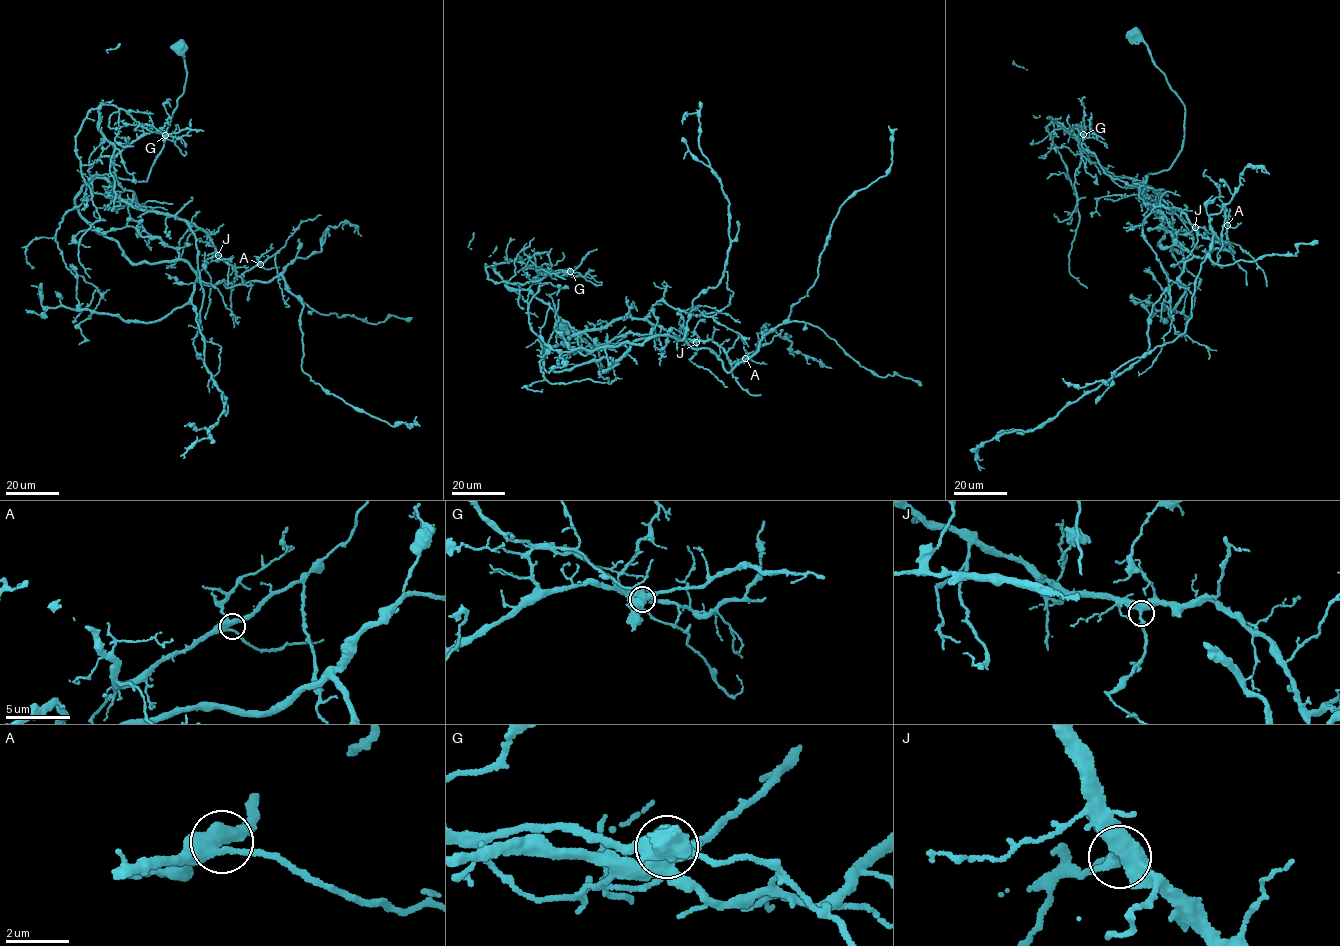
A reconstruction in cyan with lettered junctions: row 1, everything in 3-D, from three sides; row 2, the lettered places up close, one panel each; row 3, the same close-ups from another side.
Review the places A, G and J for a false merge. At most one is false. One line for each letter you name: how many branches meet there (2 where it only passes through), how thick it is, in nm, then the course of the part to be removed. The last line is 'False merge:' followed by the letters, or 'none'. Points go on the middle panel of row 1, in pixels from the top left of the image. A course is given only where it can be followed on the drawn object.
G: Branches: 5. Thickness 500 nm. Course of the part to remove: (570, 271), (518, 261), (485, 267), (495, 282), (540, 280), (546, 274), (536, 271), (542, 269), (565, 279)
False merge: G

